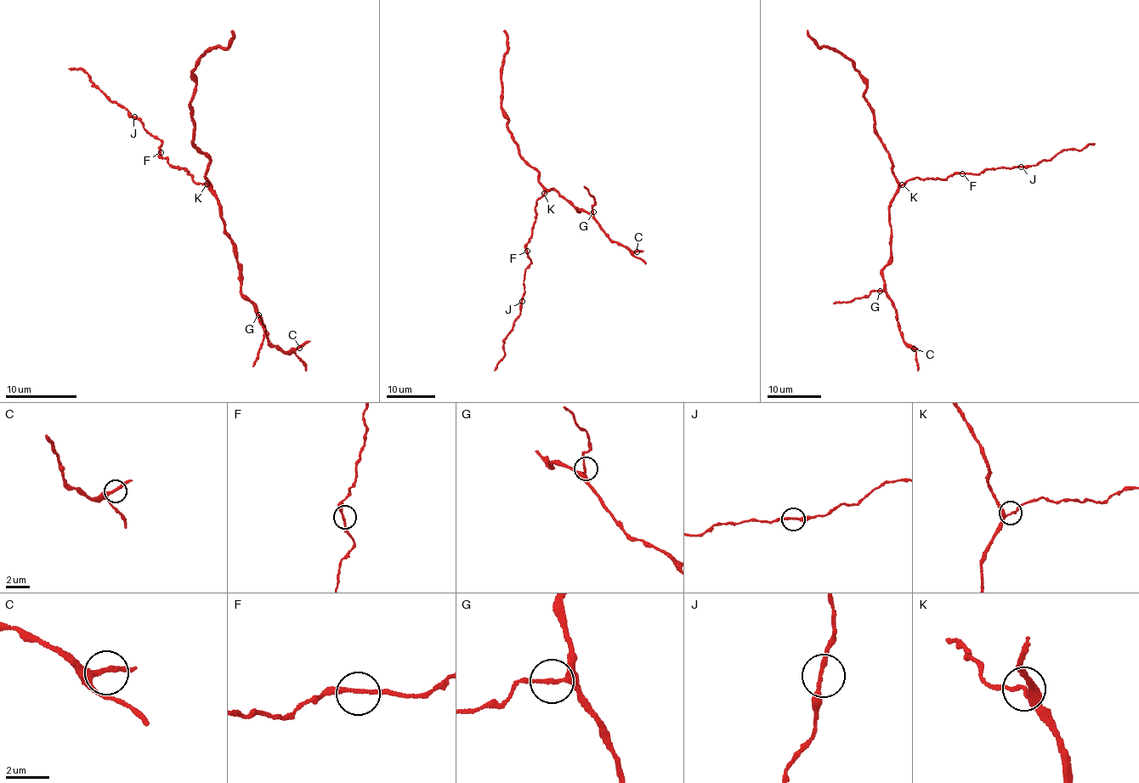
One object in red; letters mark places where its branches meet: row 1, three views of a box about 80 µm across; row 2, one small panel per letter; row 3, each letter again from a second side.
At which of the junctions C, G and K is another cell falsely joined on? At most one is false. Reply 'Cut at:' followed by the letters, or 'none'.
Cut at: none

